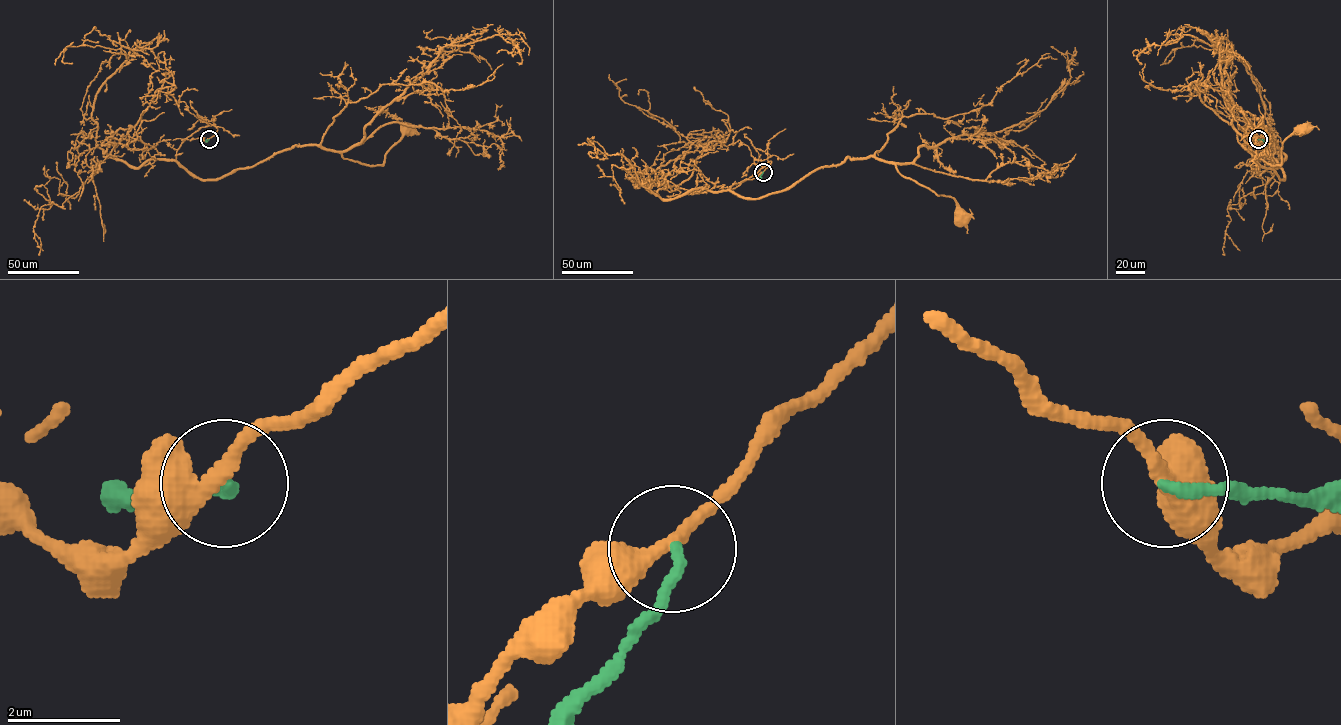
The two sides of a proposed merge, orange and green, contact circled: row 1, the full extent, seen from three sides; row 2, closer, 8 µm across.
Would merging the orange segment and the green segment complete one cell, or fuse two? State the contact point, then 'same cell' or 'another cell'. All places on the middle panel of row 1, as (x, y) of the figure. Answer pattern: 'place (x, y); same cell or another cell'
place (763, 172); another cell

